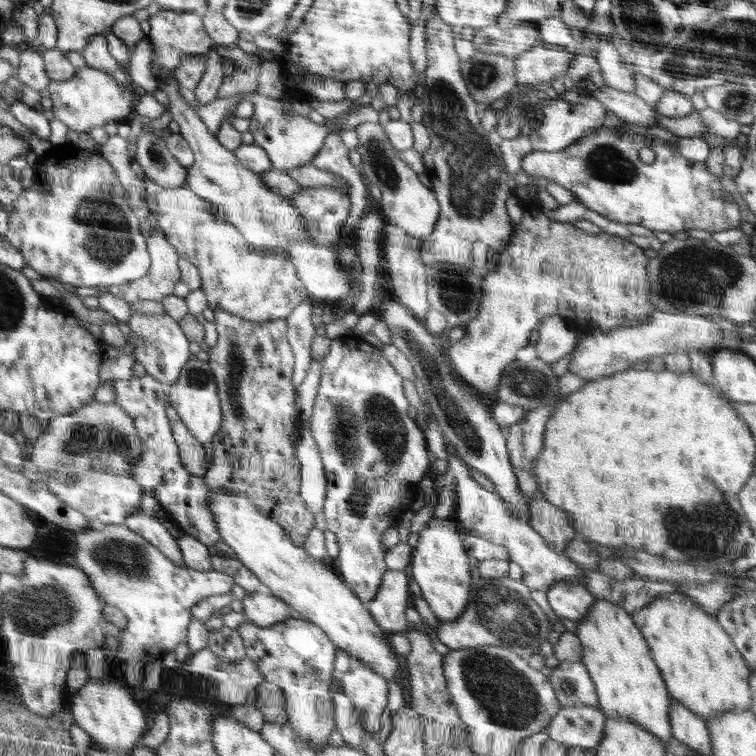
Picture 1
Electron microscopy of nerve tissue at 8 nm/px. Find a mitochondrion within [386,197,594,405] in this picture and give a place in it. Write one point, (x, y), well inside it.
(456, 293)

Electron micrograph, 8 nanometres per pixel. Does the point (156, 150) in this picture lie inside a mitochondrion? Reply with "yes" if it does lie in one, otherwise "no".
yes

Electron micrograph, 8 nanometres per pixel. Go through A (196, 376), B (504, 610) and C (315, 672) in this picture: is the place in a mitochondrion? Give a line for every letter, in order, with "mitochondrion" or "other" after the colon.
A: mitochondrion
B: mitochondrion
C: mitochondrion

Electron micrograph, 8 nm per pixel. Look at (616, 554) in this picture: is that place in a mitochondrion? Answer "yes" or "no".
no

